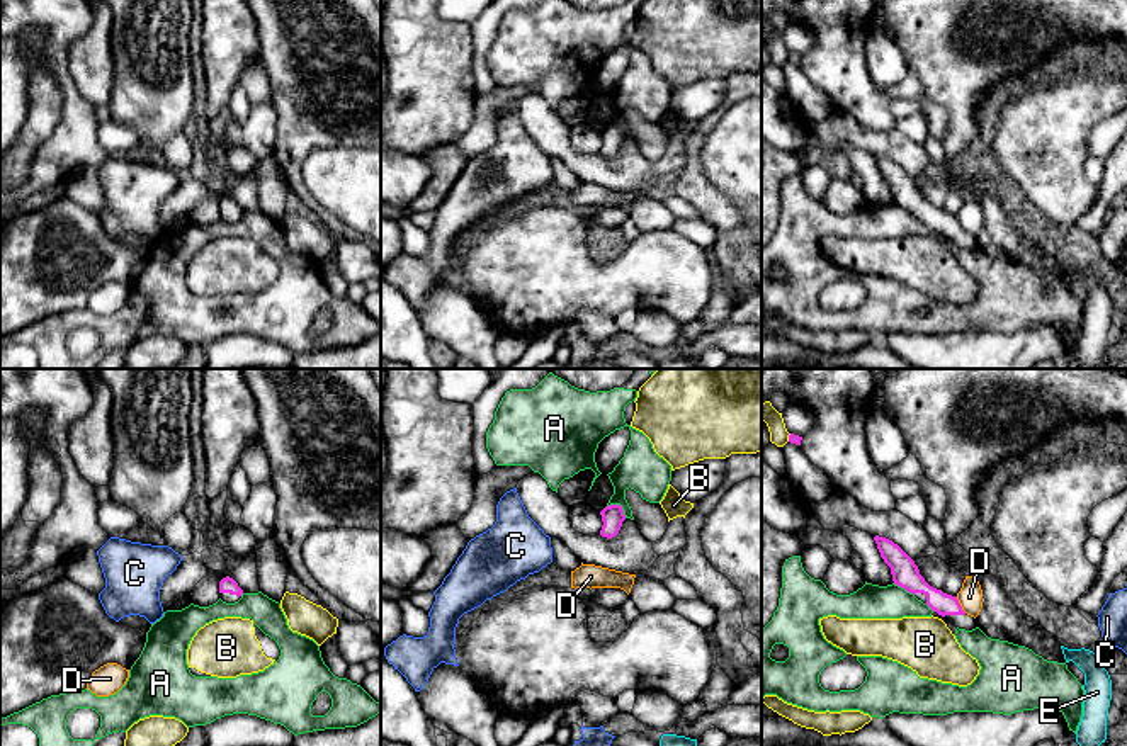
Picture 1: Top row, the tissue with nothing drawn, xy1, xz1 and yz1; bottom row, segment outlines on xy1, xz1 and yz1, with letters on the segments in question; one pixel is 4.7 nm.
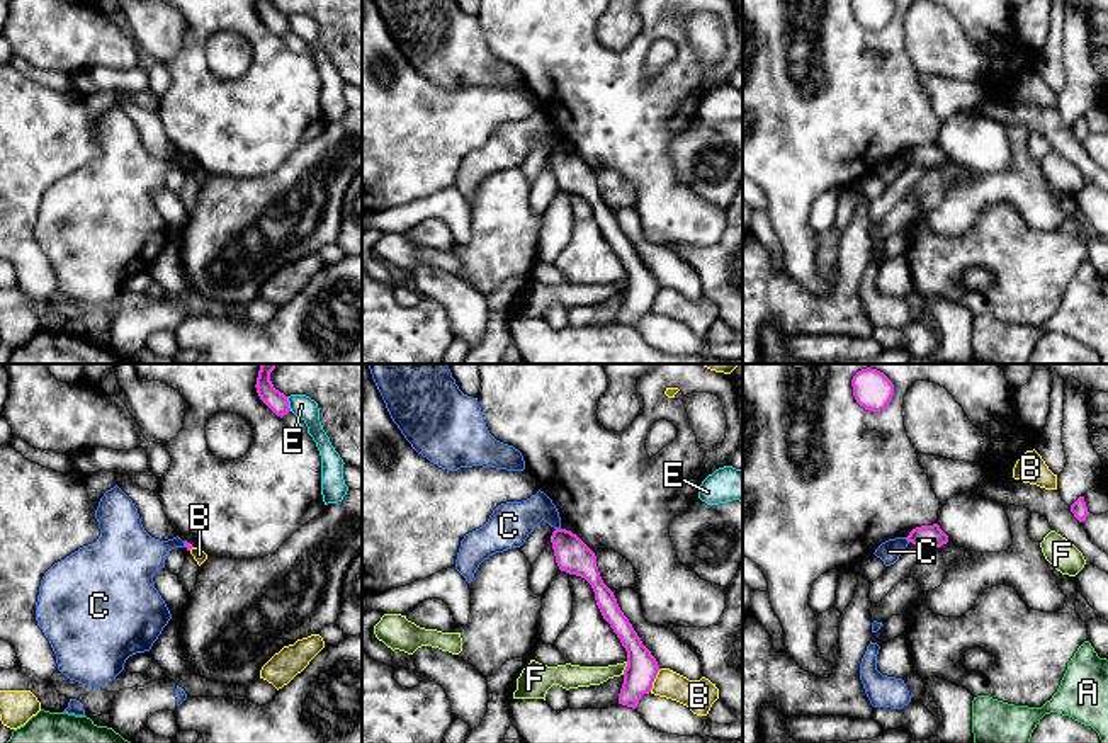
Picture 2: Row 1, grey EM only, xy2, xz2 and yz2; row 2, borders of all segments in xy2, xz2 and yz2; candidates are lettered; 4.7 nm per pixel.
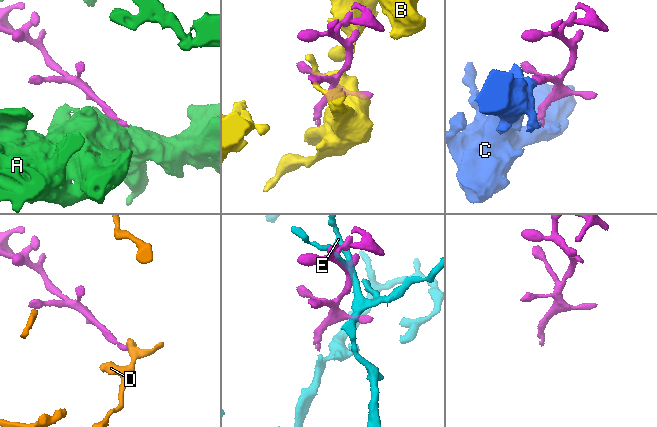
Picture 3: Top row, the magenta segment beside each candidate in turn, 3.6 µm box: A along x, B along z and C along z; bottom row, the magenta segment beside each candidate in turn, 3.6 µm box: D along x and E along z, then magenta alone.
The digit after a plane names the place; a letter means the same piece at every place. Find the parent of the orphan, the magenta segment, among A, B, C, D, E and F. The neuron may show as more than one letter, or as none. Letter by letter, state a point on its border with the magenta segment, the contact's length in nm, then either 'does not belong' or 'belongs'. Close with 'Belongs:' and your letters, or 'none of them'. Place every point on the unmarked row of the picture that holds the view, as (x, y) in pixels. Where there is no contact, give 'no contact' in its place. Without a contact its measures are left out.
A: contact xz1 (619, 124); length 110 nm; does not belong
B: contact xz2 (653, 300); length 130 nm; does not belong
C: contact xz2 (558, 148); length 30 nm; does not belong
D: contact yz1 (959, 225); length 90 nm; does not belong
E: contact xy2 (288, 22); length 80 nm; does not belong
F: contact xz2 (626, 288); length 70 nm; does not belong
Belongs: none of them

